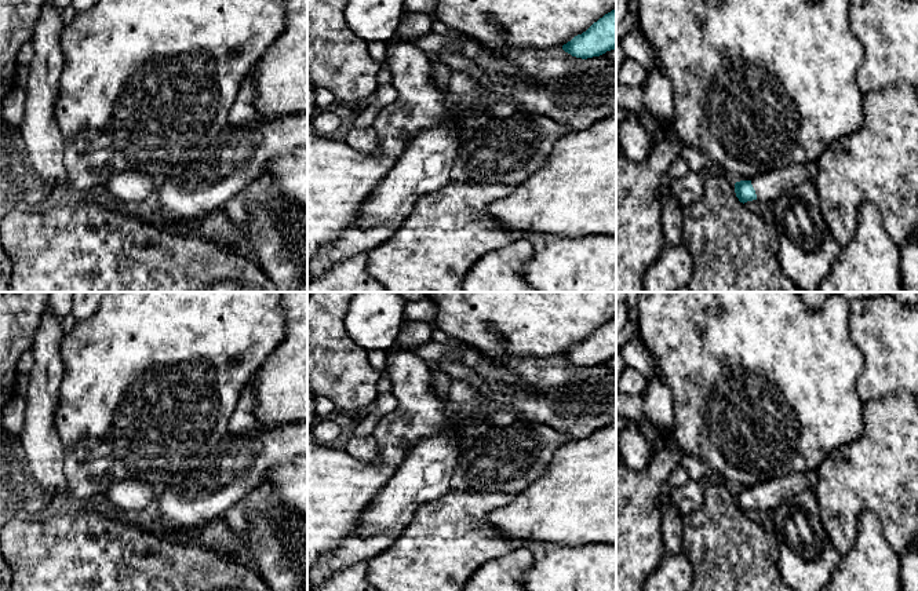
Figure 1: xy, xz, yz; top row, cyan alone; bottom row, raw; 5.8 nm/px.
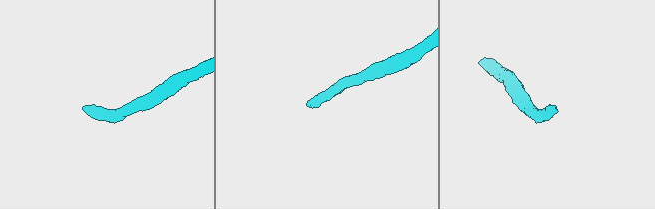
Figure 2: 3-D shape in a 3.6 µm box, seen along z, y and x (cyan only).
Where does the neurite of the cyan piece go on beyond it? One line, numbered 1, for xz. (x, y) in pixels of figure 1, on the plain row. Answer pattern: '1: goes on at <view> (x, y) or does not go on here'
1: does not go on here

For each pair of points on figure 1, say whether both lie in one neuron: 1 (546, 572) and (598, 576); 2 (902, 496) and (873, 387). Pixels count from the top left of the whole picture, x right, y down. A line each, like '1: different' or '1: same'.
1: same
2: different

